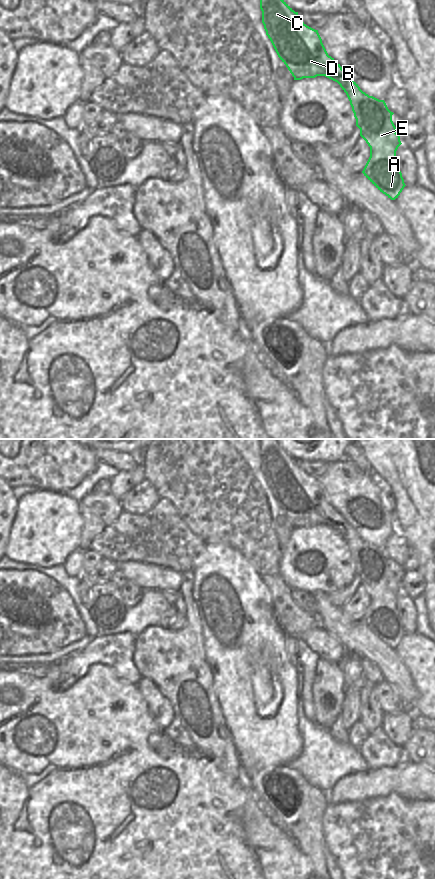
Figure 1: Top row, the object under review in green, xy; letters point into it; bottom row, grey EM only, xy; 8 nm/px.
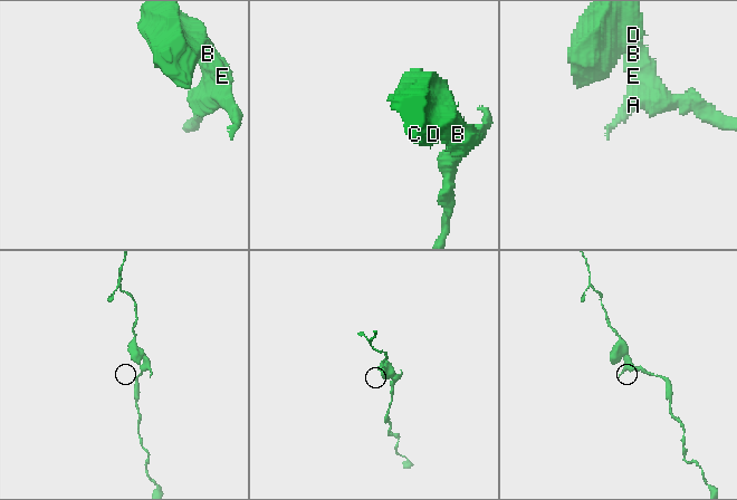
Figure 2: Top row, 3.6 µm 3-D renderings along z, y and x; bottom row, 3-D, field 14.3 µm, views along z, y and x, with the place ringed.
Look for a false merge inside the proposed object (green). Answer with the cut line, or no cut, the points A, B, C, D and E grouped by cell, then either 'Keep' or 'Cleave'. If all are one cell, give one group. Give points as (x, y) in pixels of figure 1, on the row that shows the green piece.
No split. Groups: A B C D E. Keep

